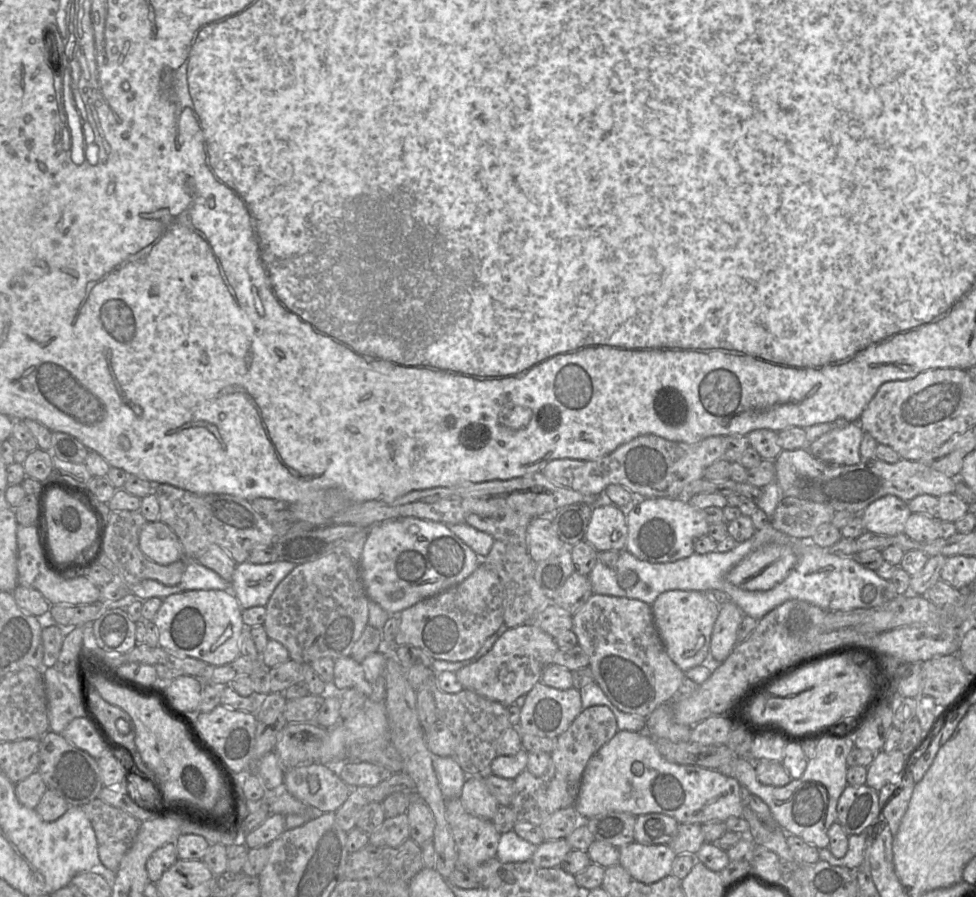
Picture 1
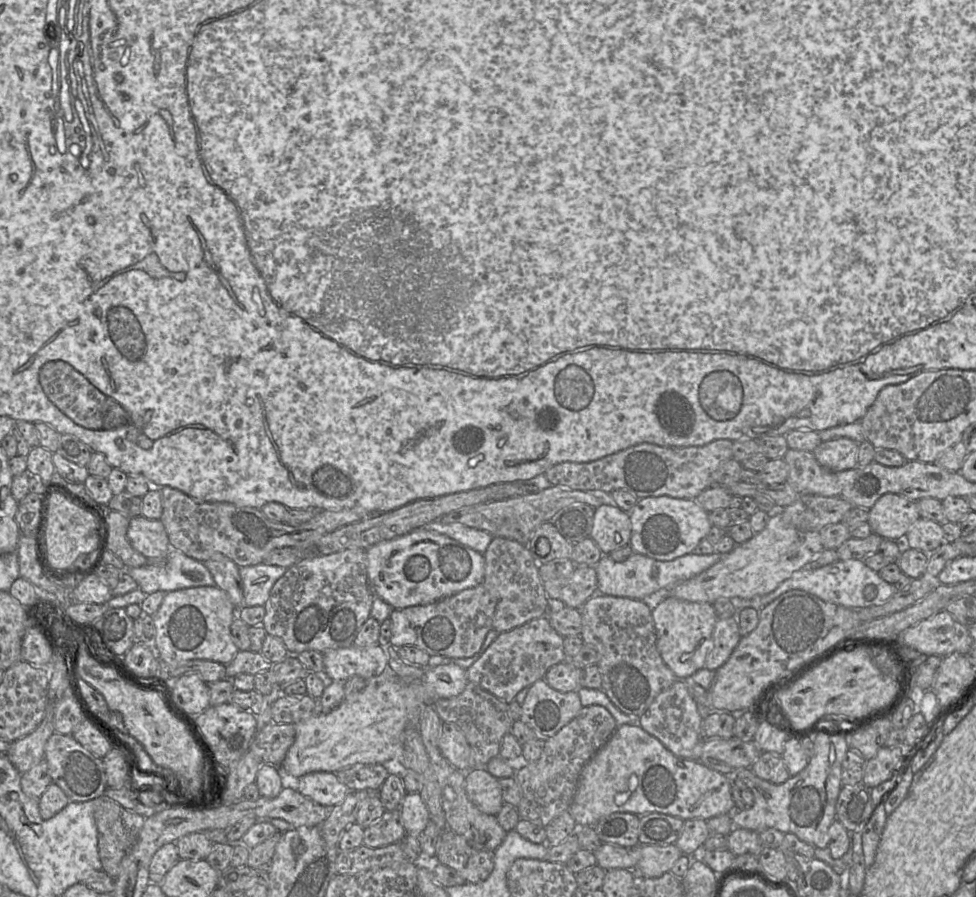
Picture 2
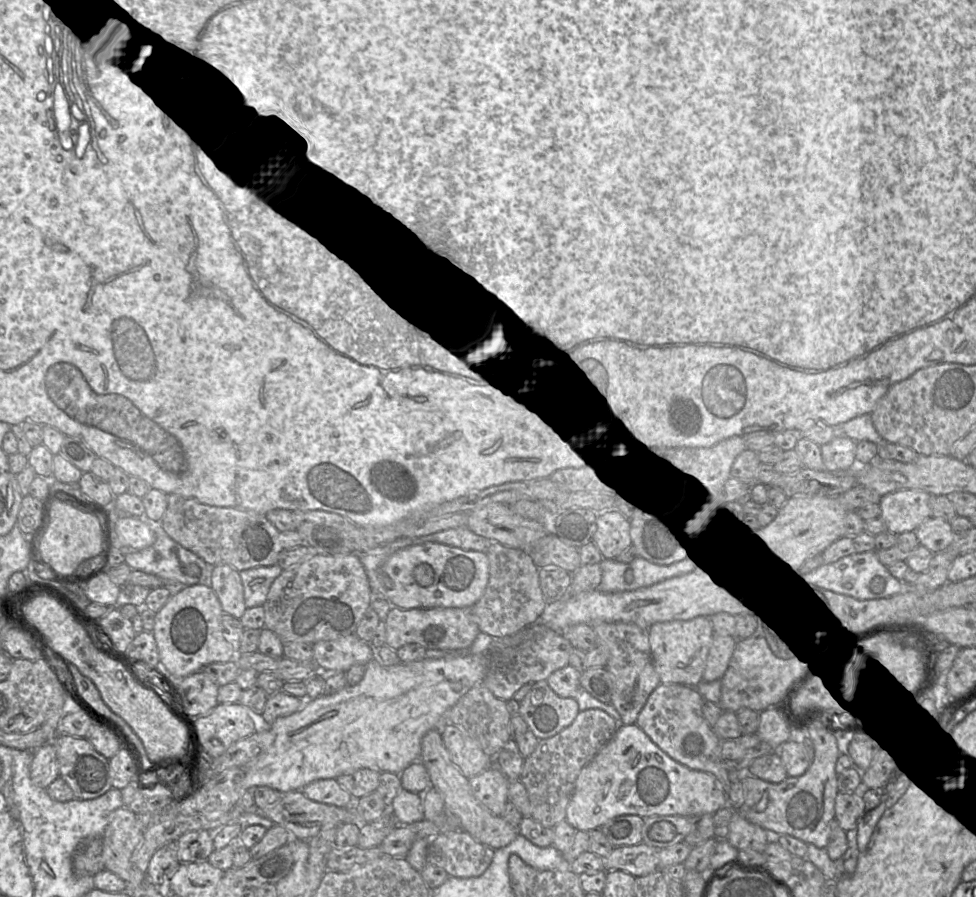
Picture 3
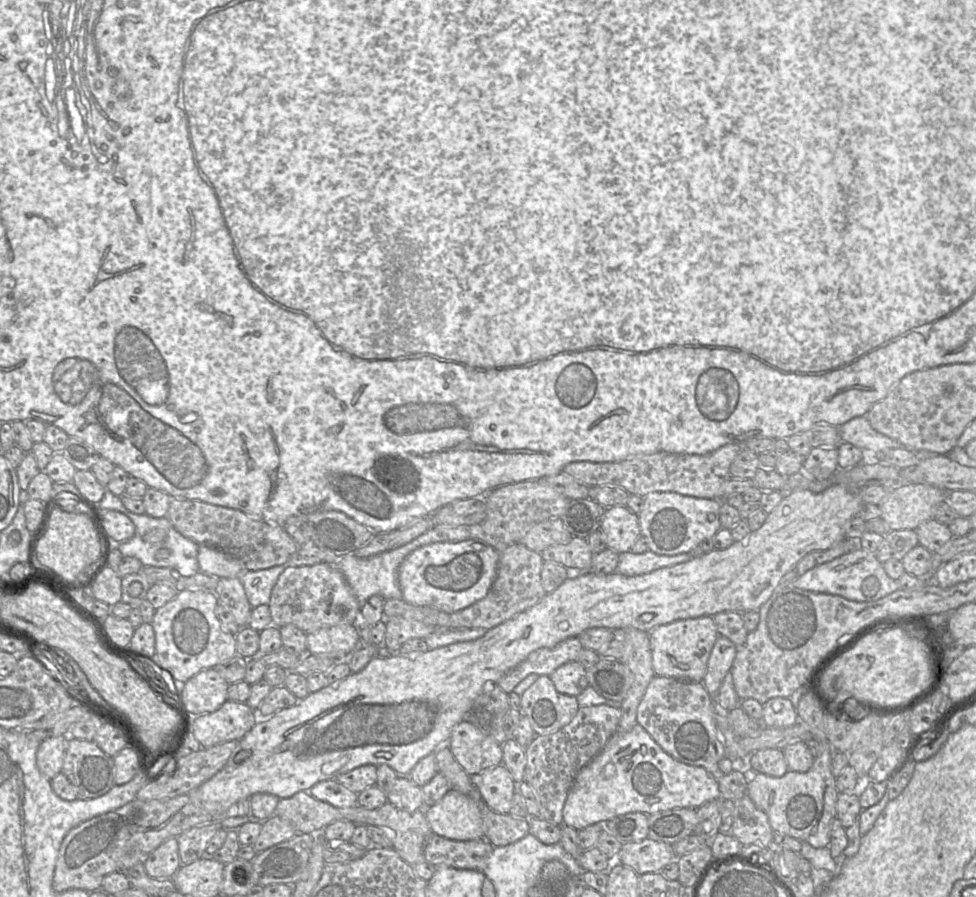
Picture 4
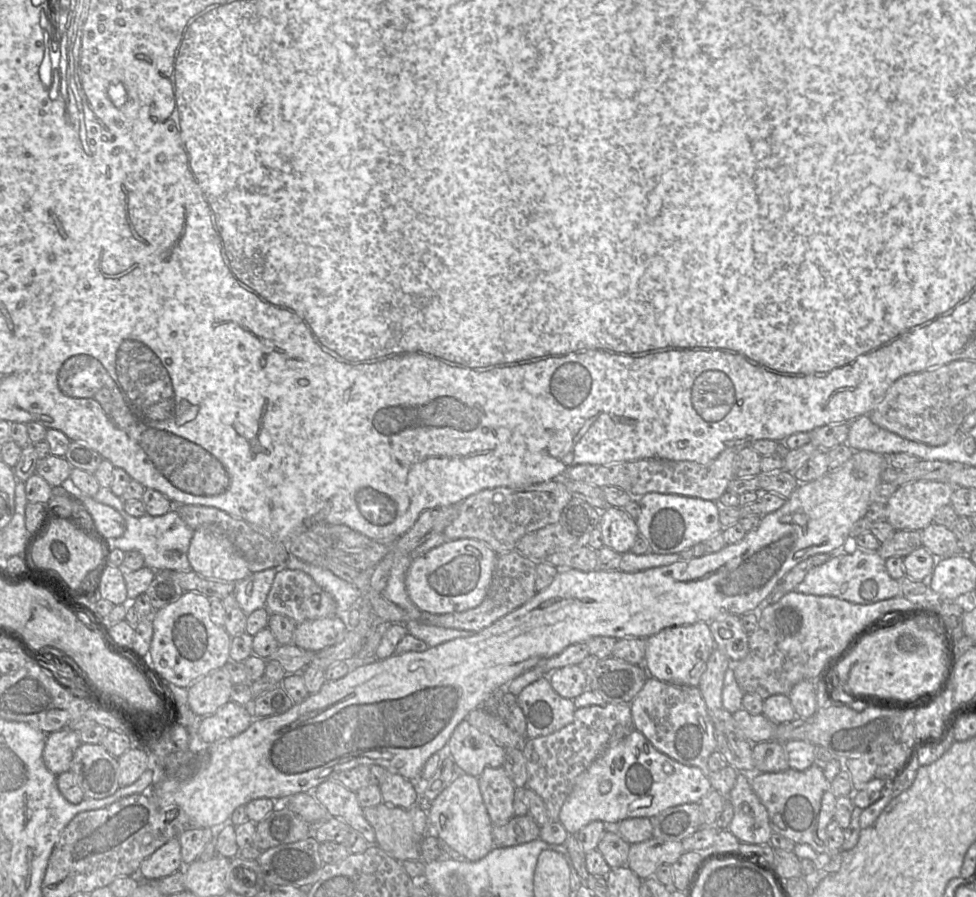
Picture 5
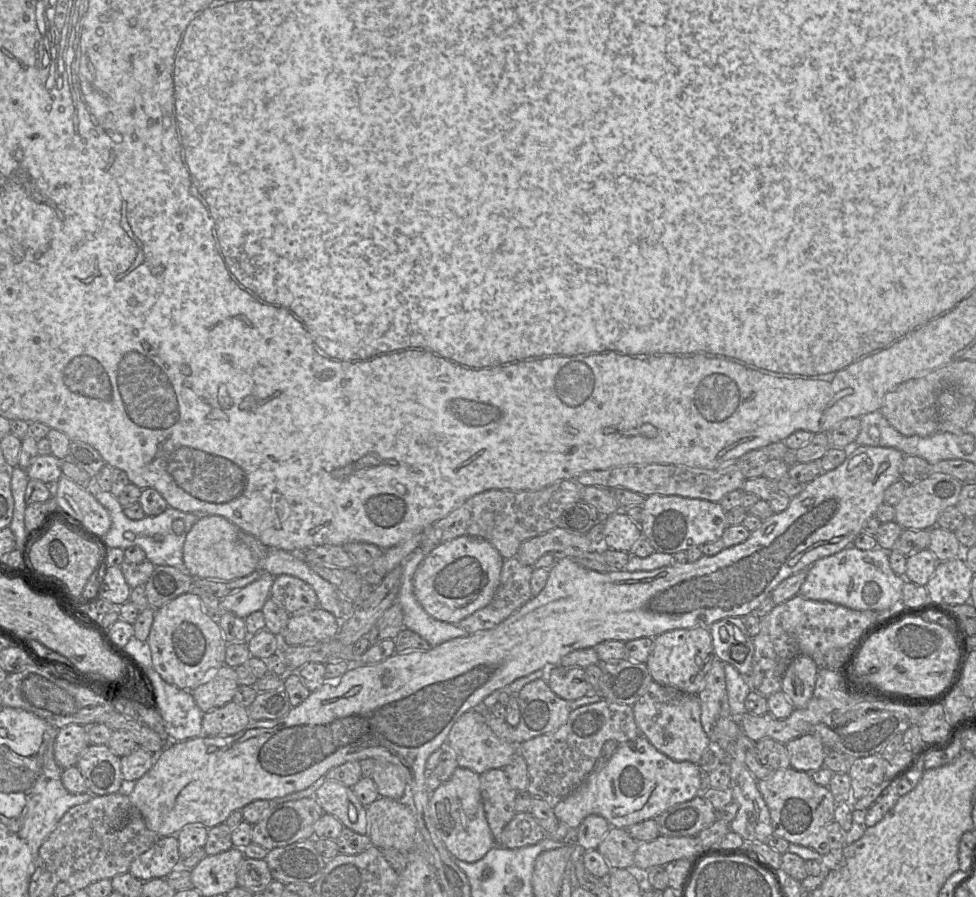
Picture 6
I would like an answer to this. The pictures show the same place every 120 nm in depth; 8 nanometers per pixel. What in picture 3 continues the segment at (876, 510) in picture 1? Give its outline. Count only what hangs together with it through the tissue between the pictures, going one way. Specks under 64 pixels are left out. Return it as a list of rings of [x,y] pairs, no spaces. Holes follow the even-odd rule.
[[[899,490],[882,496],[878,500],[879,518],[885,530],[894,535],[915,532],[930,517],[929,497],[920,490]]]

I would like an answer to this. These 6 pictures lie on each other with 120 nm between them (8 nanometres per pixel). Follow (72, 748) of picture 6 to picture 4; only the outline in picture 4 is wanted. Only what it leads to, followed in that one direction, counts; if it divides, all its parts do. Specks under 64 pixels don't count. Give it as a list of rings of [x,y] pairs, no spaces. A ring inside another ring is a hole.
[[[49,737],[40,743],[37,751],[37,766],[40,772],[52,779],[62,771],[68,737]]]

